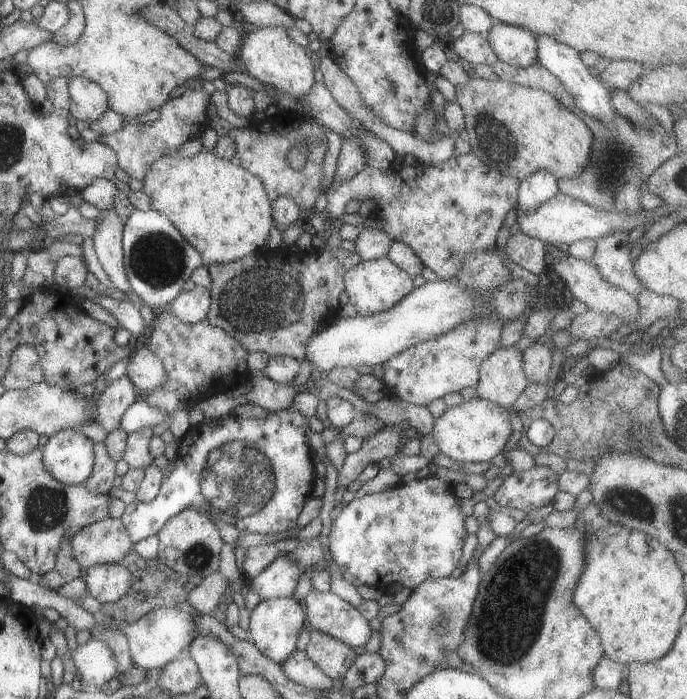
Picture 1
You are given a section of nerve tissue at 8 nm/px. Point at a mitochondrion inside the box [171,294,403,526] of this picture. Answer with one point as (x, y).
(237, 476)

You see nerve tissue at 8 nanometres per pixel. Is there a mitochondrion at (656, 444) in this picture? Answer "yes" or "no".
yes

